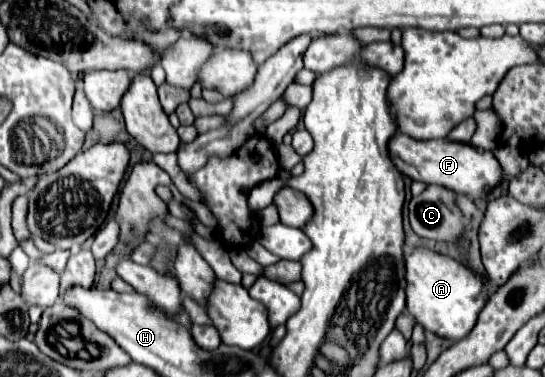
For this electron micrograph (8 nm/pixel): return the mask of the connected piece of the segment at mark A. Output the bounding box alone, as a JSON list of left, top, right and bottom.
[406,248,486,342]

